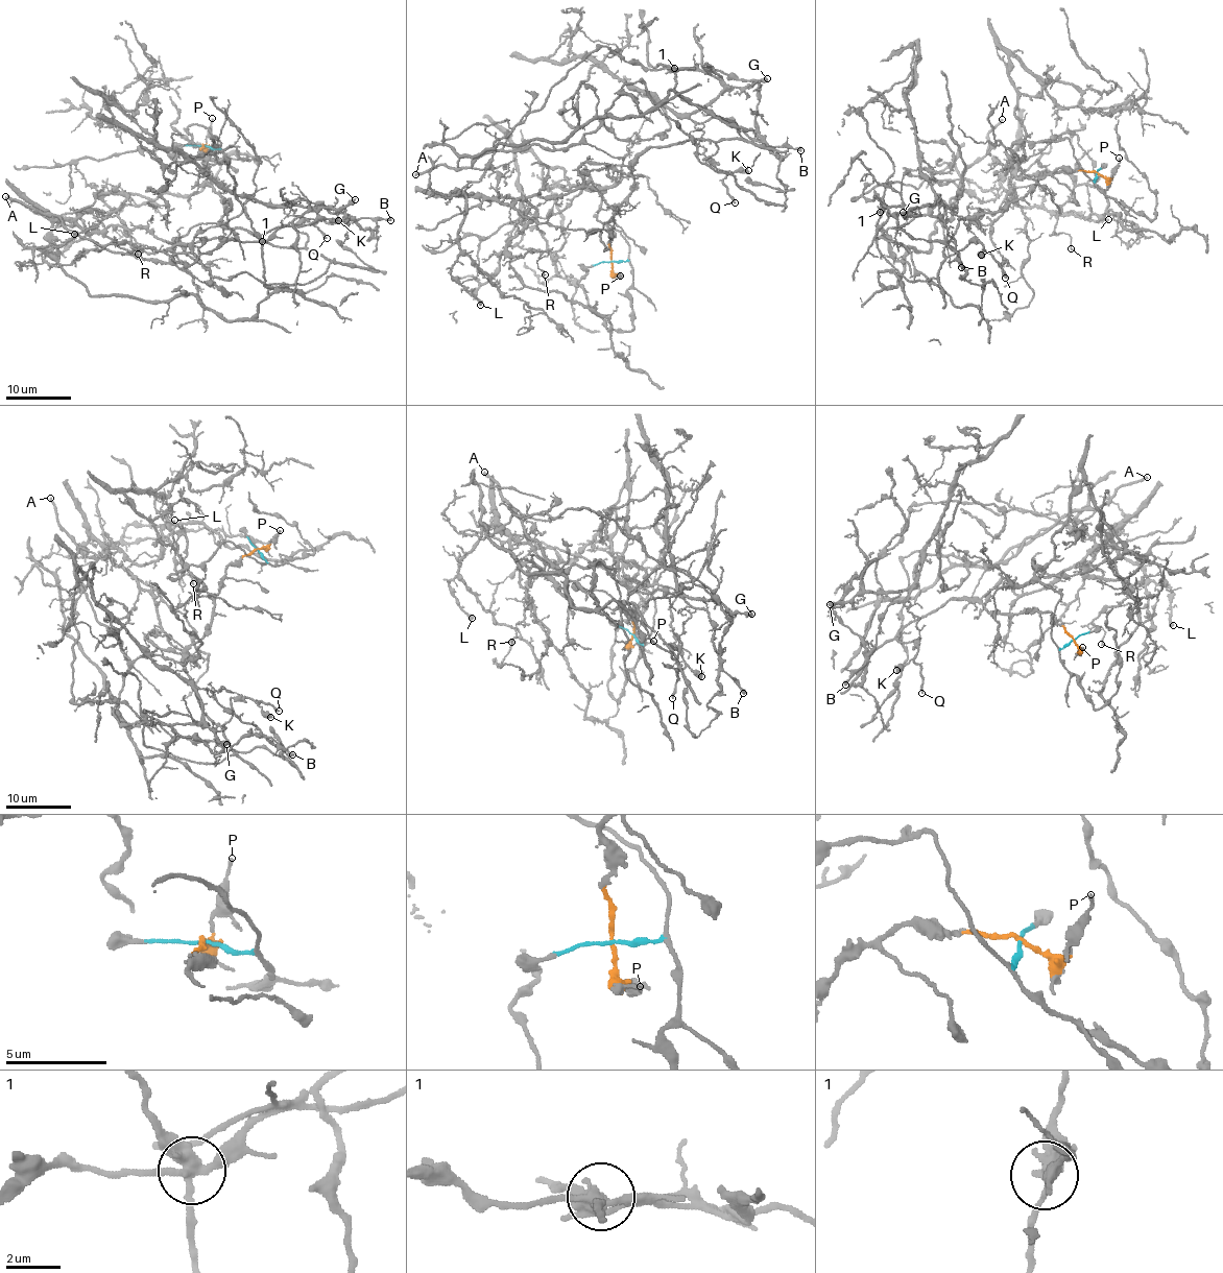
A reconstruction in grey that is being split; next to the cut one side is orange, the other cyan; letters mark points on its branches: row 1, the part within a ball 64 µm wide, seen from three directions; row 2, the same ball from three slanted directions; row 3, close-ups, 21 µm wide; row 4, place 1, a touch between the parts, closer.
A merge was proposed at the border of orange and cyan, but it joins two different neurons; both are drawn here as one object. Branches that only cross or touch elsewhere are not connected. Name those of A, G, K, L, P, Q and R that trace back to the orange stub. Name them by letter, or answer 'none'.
K, P, Q

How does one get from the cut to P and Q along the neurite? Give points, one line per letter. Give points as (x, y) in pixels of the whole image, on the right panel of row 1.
P: (1096, 172), (1110, 178), (1119, 158)
Q: (1096, 172), (1055, 168), (998, 211), (960, 219), (944, 257), (959, 251), (968, 242), (982, 244), (1006, 278)

